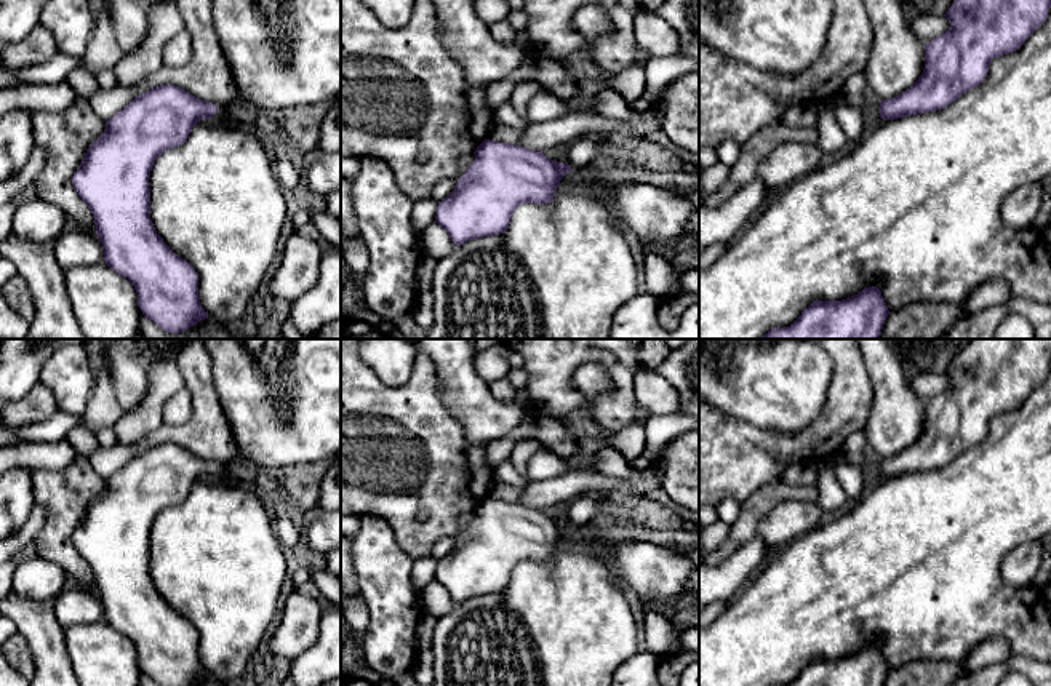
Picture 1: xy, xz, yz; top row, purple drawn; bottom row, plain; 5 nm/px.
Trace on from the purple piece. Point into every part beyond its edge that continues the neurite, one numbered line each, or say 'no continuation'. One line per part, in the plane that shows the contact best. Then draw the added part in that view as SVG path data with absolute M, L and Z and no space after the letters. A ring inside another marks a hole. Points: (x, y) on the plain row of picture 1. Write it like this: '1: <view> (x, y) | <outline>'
1: xy (221, 474) | M218 467L213 478L221 480L221 481L229 481L229 480L234 480L234 478L238 478L238 477L237 477L237 473L230 472L224 467Z

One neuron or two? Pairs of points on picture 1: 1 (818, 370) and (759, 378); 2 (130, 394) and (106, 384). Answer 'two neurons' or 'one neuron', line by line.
1: one neuron
2: two neurons

